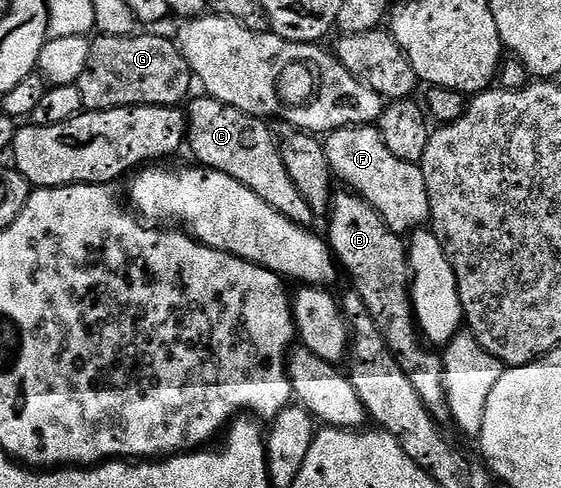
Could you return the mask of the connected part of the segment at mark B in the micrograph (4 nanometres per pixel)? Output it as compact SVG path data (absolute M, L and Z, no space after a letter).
M340 189L332 196L332 206L328 208L326 216L328 222L328 235L326 242L332 249L332 254L336 256L336 262L348 274L351 290L362 297L370 317L374 317L374 325L378 325L378 333L382 333L384 344L402 365L402 373L410 377L410 382L414 384L414 390L418 392L418 397L422 397L422 405L430 409L430 413L435 417L437 423L447 424L447 419L454 415L448 405L448 394L446 393L446 381L444 380L444 361L439 354L436 355L431 346L422 338L420 326L416 324L416 314L412 308L412 272L408 270L408 249L405 240L401 236L388 228L386 221L378 212L365 201L355 191Z

